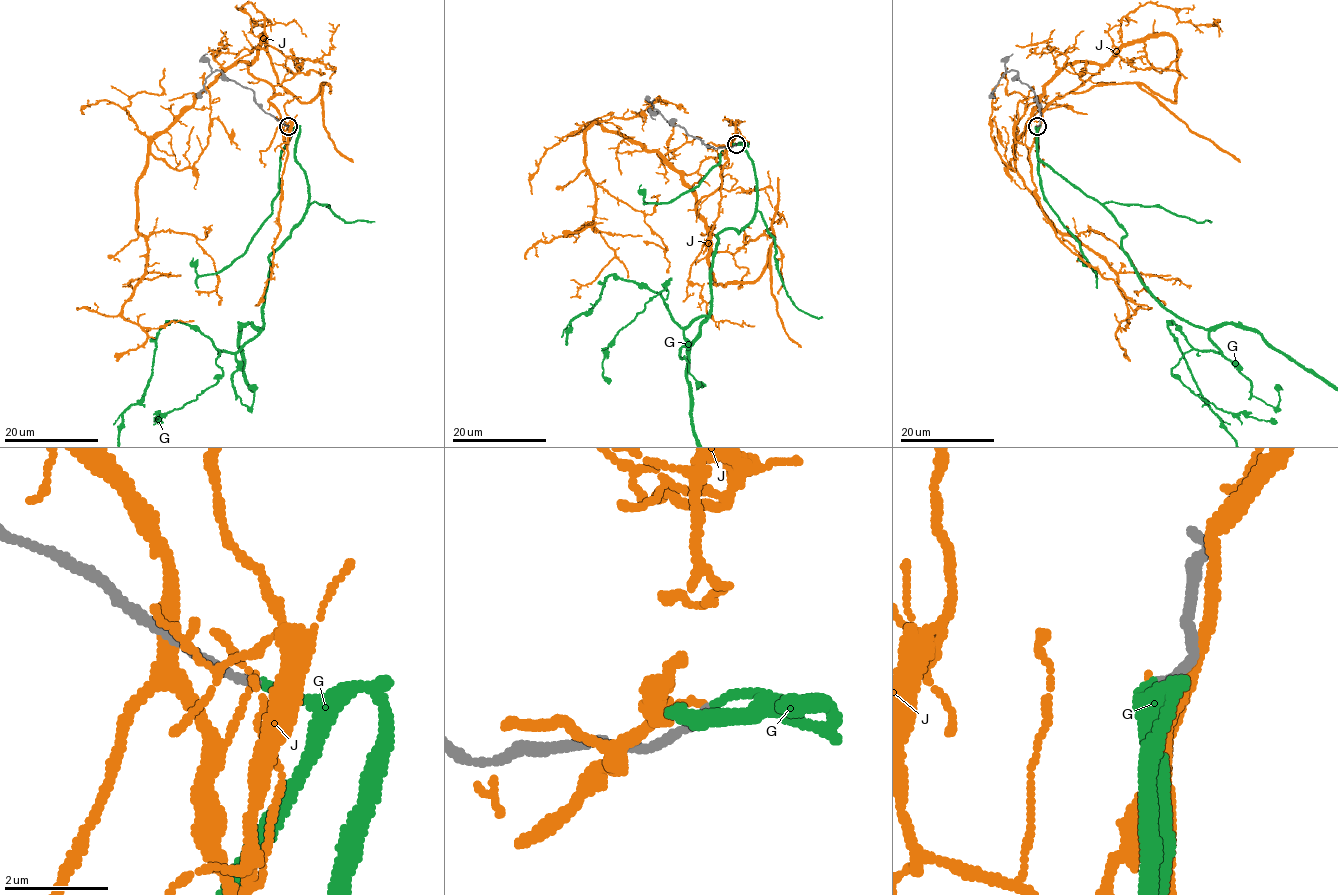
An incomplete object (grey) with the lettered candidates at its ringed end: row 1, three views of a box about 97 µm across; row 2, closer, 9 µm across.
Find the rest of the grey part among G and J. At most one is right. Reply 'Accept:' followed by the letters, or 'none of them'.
Accept: G

